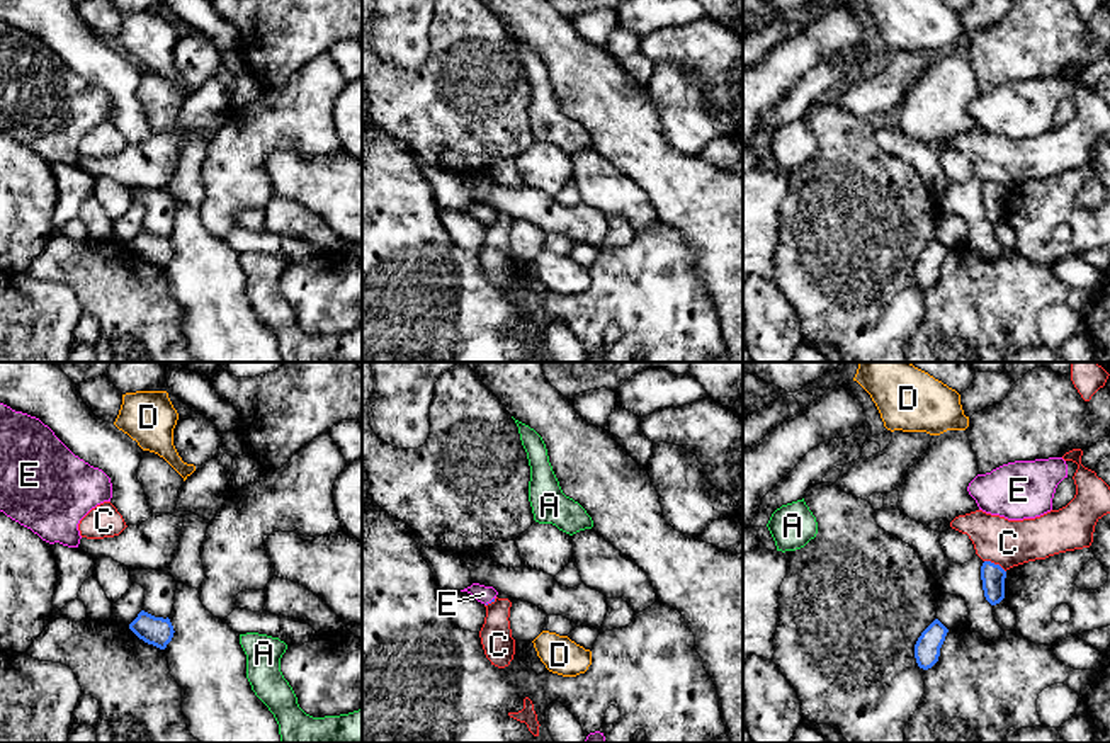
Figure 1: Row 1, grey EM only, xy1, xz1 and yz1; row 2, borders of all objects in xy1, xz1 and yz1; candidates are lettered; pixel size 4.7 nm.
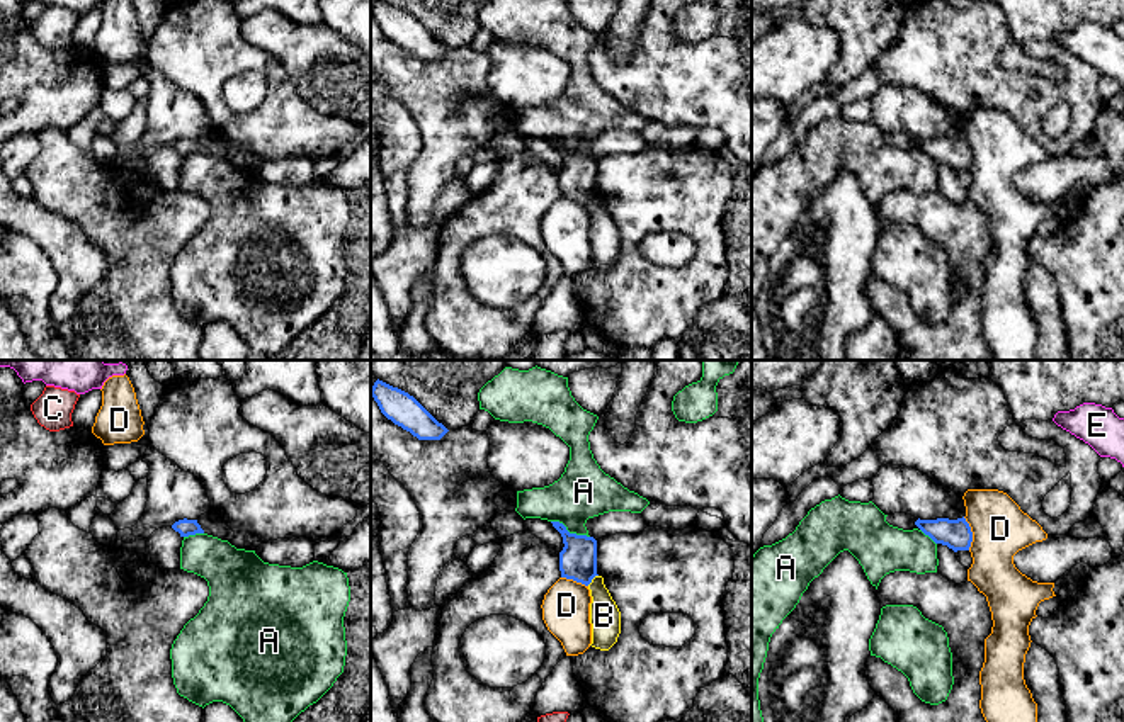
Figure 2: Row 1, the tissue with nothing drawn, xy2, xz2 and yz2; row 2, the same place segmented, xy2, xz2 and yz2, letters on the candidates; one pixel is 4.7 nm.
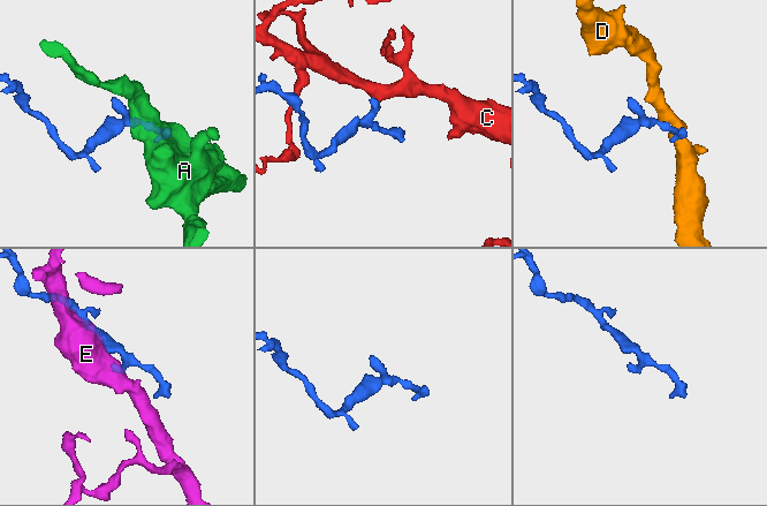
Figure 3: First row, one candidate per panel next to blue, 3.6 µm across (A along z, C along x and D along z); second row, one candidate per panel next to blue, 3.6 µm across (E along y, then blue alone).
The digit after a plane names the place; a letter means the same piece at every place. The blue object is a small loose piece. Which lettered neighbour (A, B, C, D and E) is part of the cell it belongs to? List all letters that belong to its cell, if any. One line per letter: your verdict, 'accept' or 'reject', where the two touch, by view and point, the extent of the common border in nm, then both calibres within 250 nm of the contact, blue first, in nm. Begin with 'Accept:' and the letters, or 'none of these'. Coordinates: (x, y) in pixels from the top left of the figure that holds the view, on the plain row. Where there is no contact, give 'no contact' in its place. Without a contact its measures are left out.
Accept: E
A: reject; contact xz2 (568, 152); length 200 nm; calibres 180 and 260 nm
B: reject; contact xz2 (592, 197); length 80 nm; calibres 180 and 140 nm
C: reject; contact yz1 (995, 184); length 120 nm; calibres 110 and 220 nm
D: reject; contact yz2 (971, 153); length 160 nm; calibres 140 and 280 nm
E: accept; contact xz1 (490, 221); length 60 nm; calibres 20 and 80 nm

